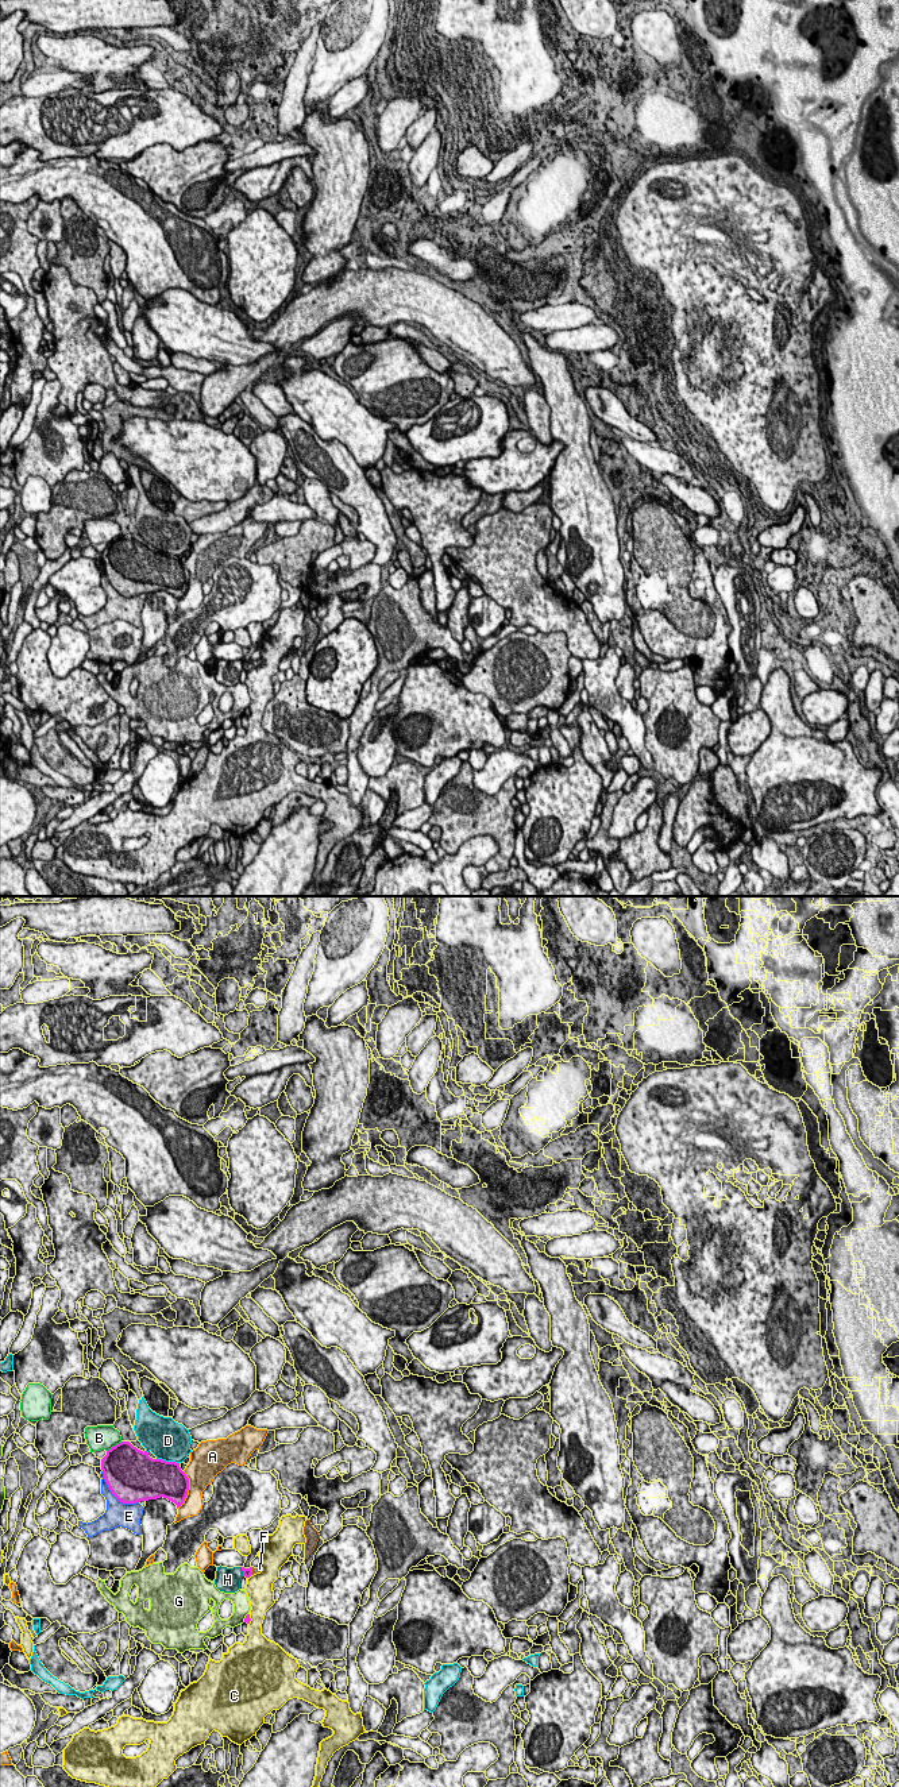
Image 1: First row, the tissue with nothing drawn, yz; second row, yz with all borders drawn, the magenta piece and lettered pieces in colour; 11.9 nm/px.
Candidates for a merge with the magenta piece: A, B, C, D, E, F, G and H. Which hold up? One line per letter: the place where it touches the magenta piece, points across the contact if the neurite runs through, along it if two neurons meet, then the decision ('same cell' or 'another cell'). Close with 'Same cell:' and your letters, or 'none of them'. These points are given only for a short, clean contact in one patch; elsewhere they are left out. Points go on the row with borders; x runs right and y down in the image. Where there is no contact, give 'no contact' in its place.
A: meets magenta in yz at (188, 1489); another cell
B: meets magenta in yz at (115, 1446); border along yz (122, 1442), (107, 1451); another cell
C: meets magenta in yz at (250, 1620); another cell
D: meets magenta in yz at (168, 1462); another cell
E: meets magenta in yz at (115, 1496); another cell
F: meets magenta in yz at (251, 1571); runs through yz (247, 1573), (251, 1571), (259, 1569); same cell
G: meets magenta in yz at (246, 1617); another cell
H: meets magenta in yz at (242, 1570); another cell
Same cell: F

